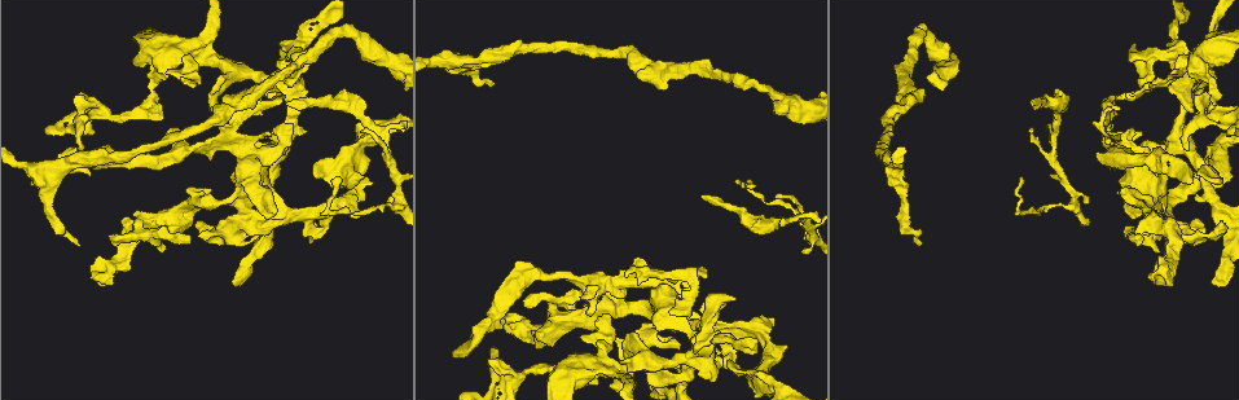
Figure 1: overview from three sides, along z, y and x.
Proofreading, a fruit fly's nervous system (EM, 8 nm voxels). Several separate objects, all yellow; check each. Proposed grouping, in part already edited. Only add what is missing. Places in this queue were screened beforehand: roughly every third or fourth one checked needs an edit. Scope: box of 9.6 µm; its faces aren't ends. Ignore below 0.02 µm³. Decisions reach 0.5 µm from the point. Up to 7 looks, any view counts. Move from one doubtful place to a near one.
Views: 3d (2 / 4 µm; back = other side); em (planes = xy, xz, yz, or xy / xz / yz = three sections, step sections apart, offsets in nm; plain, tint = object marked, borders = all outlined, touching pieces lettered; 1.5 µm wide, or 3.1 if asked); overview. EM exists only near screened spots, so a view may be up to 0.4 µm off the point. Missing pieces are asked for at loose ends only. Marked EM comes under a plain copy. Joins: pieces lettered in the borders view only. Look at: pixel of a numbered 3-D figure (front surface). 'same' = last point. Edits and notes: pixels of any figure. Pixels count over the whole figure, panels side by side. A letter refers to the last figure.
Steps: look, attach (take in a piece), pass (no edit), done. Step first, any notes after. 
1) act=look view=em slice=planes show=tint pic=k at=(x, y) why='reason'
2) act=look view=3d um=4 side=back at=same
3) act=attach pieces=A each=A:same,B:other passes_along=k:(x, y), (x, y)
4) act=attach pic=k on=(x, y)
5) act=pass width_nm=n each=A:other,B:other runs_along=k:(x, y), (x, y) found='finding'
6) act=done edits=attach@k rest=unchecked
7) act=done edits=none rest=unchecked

act=look view=3d um=4 pic=1 at=(77, 96) why='branch stops here'

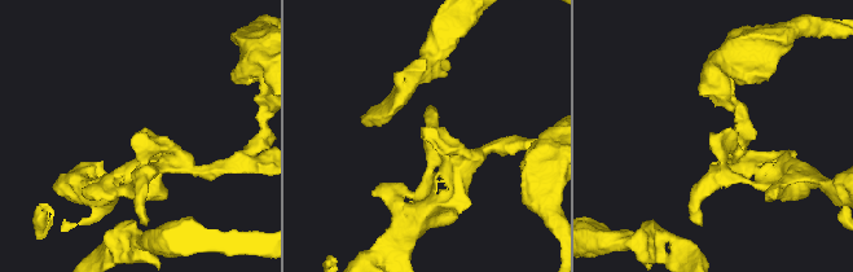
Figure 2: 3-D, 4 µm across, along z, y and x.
act=look view=em slice=planes show=borders pic=2 at=(434, 145)

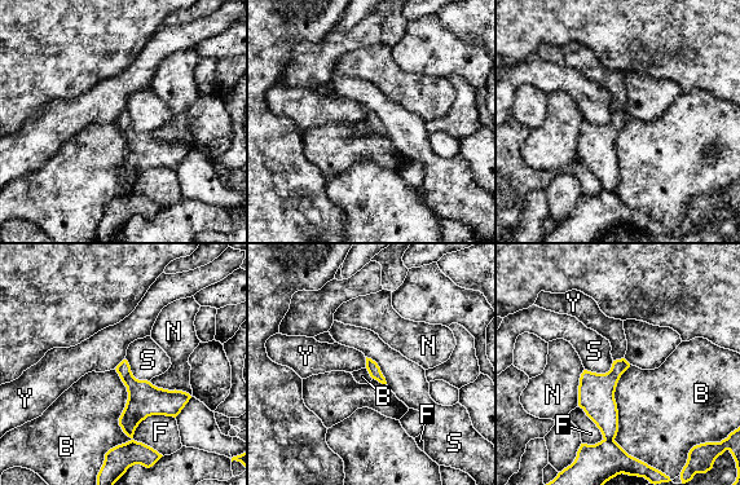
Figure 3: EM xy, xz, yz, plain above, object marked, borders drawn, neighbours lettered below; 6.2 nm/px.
act=pass each=B:other,F:other,N:other,S:other,Y:other border=3:(114, 369), (131, 439), (104, 455) found='none of them fits'

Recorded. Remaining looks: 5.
act=look view=em slice=planes show=borders pic=1 at=(773, 317) why='free end'

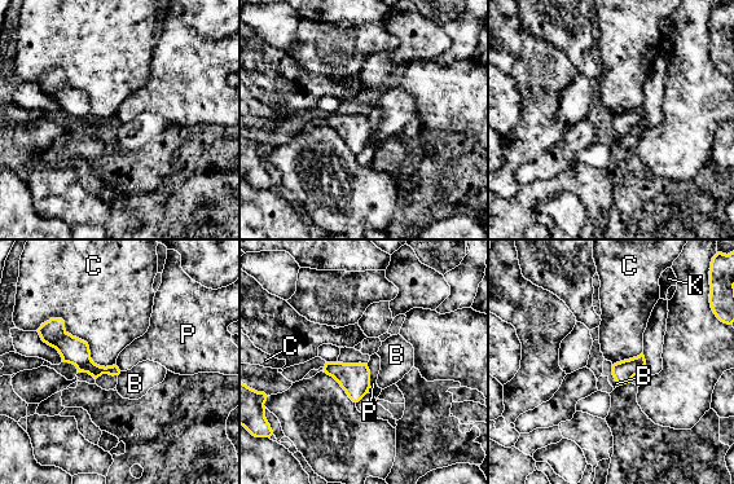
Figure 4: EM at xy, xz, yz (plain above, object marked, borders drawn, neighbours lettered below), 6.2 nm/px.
act=pass each=B:other,C:other,K:other,P:other border=4:(366, 364), (370, 386) found='no lettered piece goes on from it'

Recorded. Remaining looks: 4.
act=look view=3d um=2 side=back pic=1 at=(1031, 130)

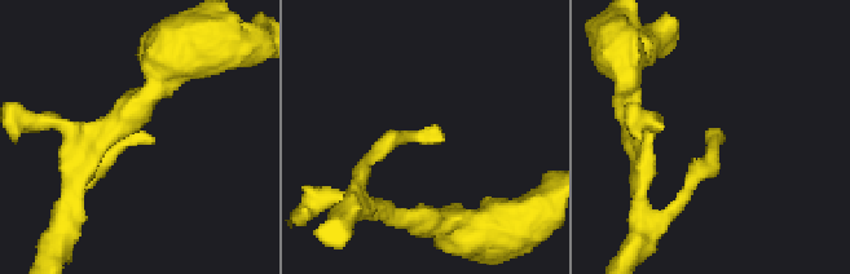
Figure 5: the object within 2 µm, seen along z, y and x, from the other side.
act=look view=em slice=planes show=borders pic=5 at=(443, 137)

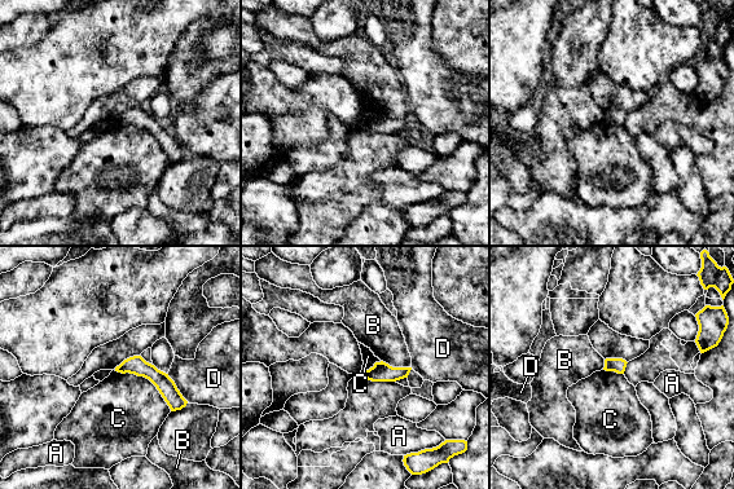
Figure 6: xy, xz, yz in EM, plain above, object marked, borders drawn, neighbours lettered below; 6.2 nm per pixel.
act=pass width_nm=90 each=A:other,B:other,C:other,D:other runs_along=6:(121, 369), (150, 371), (183, 402) found='none of them fits'

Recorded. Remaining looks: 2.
act=done edits=none rest=unchecked

